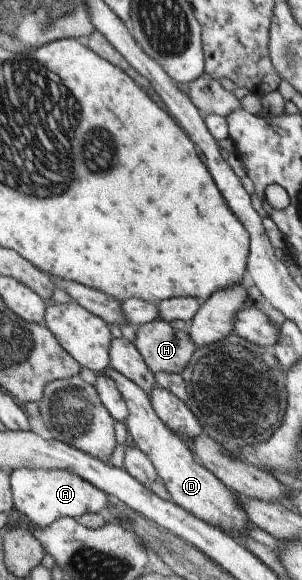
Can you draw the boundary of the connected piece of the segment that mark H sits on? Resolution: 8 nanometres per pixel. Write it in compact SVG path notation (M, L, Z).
M162 319L135 327L133 344L154 375L157 372L180 374L196 349L184 329L172 329Z

